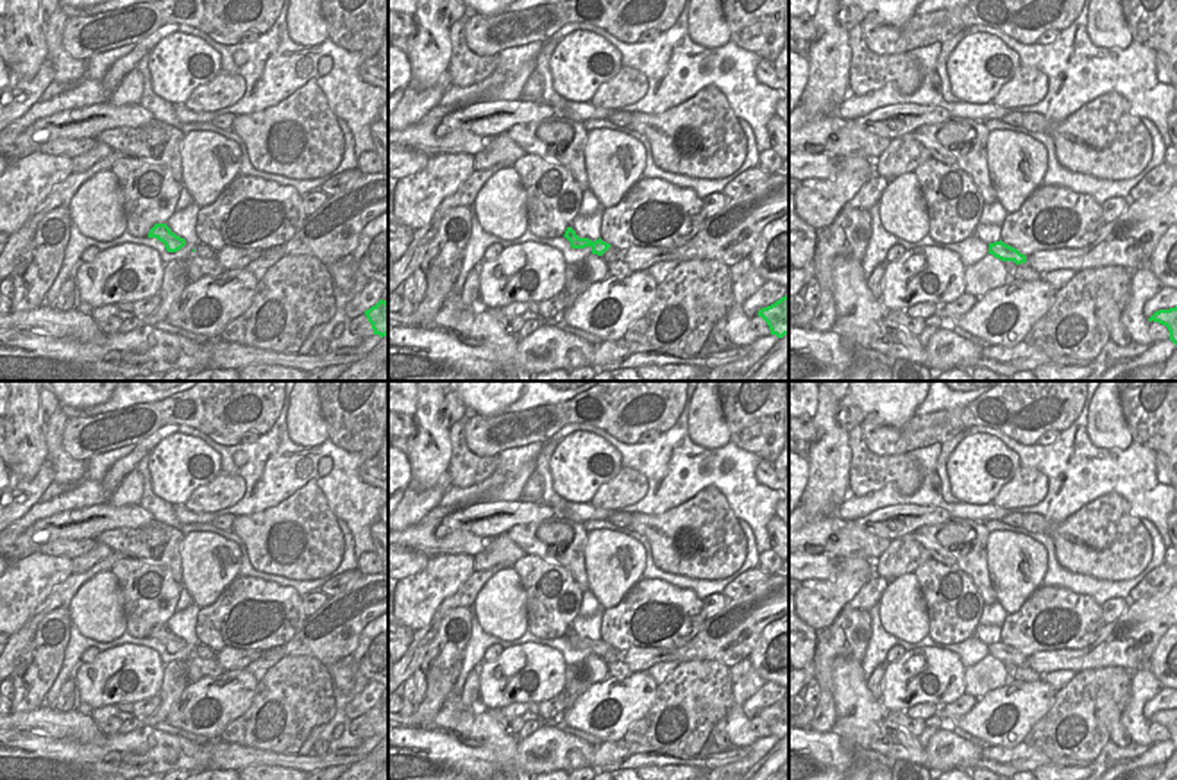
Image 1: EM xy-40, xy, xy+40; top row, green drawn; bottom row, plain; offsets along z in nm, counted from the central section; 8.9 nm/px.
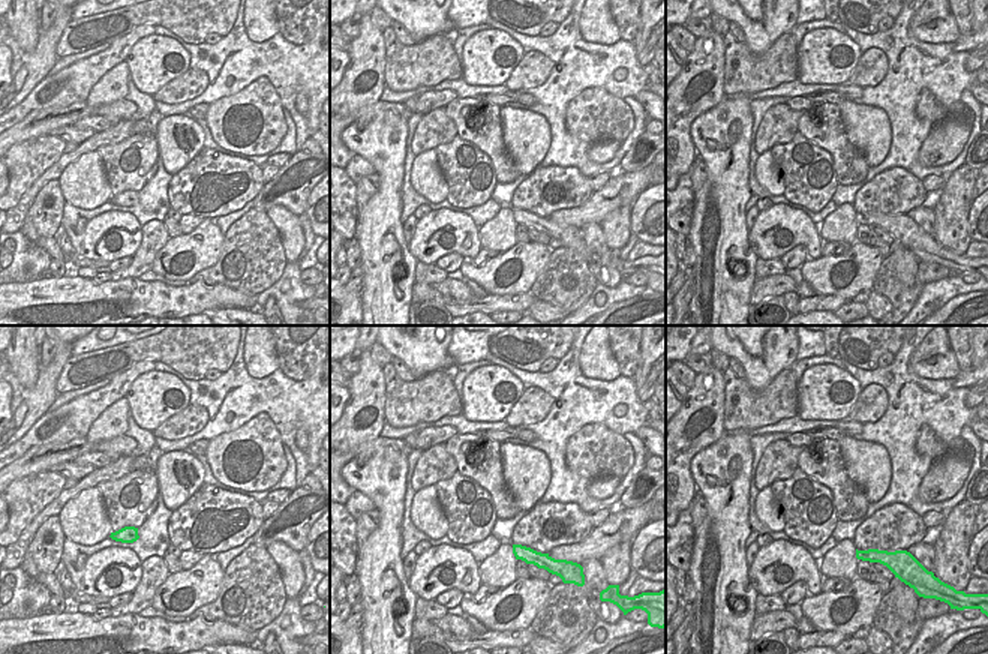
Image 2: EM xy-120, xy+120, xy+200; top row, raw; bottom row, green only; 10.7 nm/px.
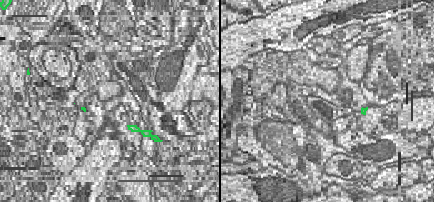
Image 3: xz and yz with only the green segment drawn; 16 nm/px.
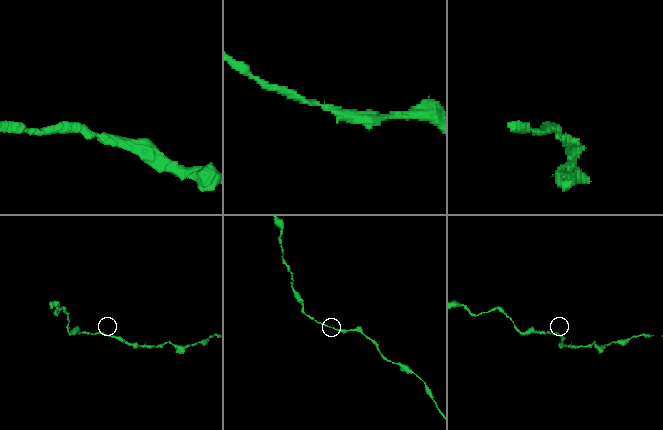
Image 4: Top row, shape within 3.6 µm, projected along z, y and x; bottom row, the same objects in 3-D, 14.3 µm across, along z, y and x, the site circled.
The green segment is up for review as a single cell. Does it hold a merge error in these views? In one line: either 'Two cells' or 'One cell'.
One cell

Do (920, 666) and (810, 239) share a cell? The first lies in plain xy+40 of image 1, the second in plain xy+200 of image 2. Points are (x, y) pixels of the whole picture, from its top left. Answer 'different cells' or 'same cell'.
same cell

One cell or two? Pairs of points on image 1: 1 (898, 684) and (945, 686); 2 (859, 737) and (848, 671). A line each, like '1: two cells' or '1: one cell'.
1: one cell
2: one cell

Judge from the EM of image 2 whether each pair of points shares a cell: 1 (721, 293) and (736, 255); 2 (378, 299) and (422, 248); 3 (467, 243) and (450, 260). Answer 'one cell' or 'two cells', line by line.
1: one cell
2: two cells
3: two cells

